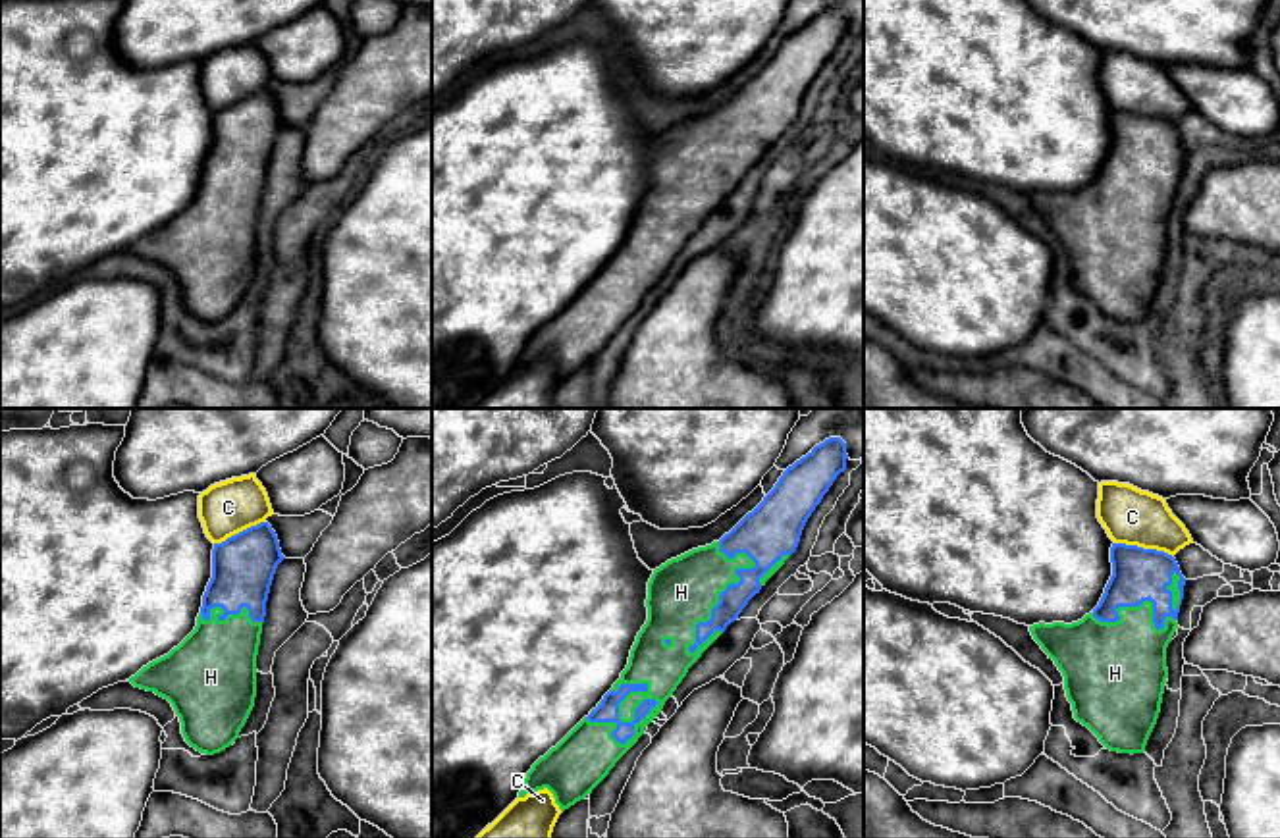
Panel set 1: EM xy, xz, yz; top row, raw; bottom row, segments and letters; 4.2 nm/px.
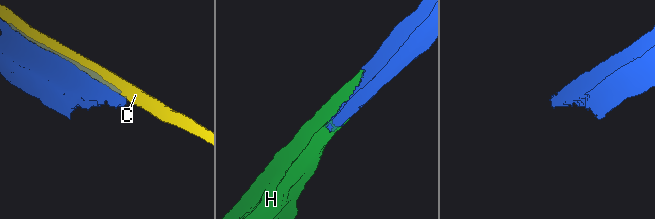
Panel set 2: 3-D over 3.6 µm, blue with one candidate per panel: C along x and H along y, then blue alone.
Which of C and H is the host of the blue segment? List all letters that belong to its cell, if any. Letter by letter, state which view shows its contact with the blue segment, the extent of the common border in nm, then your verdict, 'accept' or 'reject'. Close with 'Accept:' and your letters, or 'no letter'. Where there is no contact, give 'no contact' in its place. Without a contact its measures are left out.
C: meets blue in yz; contact 260 nm long; reject
H: meets blue in xz; contact 320 nm long; accept
Accept: H

